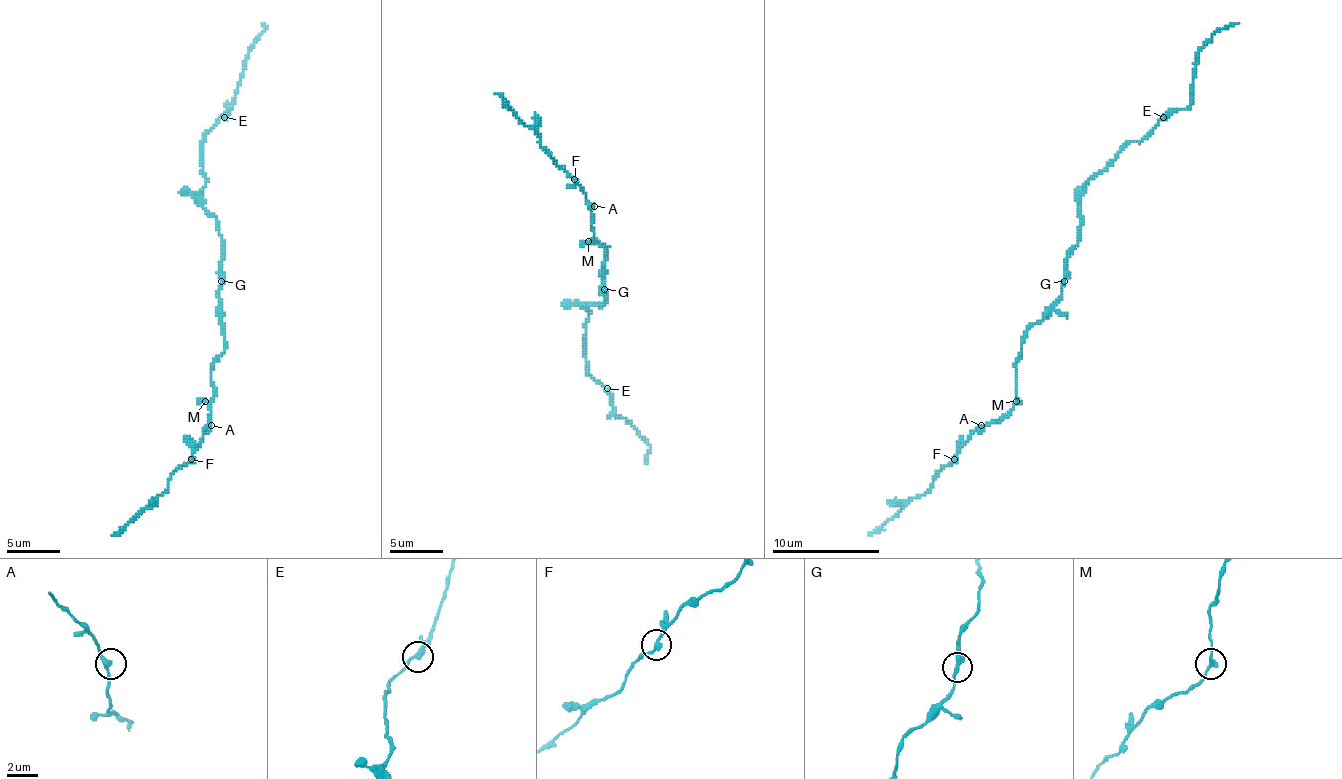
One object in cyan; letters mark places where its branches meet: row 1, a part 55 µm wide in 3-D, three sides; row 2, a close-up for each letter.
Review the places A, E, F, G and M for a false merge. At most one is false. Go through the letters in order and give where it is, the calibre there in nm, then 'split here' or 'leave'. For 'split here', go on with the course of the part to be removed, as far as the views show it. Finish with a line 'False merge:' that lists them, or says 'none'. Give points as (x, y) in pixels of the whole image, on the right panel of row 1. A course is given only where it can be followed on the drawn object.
A: at (981, 425); 300 nm thick; leave
E: at (1163, 117); 280 nm thick; leave
F: at (954, 459); 260 nm thick; leave
G: at (1064, 281); 300 nm thick; leave
M: at (1016, 401); 300 nm thick; leave
False merge: none

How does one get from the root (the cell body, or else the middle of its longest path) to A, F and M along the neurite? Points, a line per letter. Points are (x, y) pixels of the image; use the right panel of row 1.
A: (1062, 286), (1062, 299), (1027, 331), (1021, 345), (1021, 358), (1016, 364), (1013, 407), (997, 420), (981, 425)
F: (1062, 286), (1062, 299), (1027, 331), (1021, 345), (1013, 407), (997, 420), (981, 425), (954, 460)
M: (1062, 286), (1062, 299), (1027, 331), (1021, 345), (1021, 358), (1016, 364), (1016, 401)

